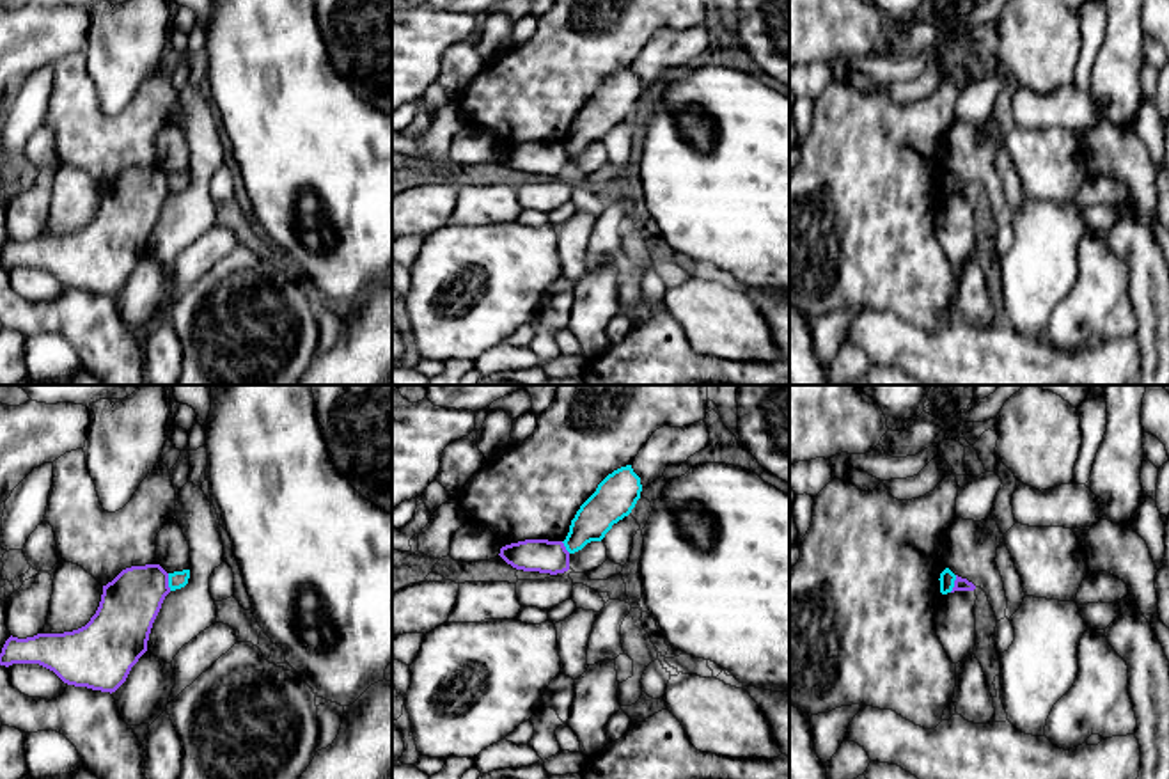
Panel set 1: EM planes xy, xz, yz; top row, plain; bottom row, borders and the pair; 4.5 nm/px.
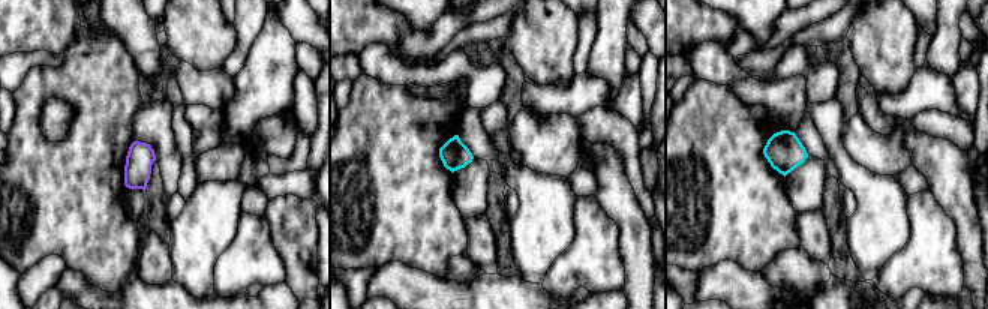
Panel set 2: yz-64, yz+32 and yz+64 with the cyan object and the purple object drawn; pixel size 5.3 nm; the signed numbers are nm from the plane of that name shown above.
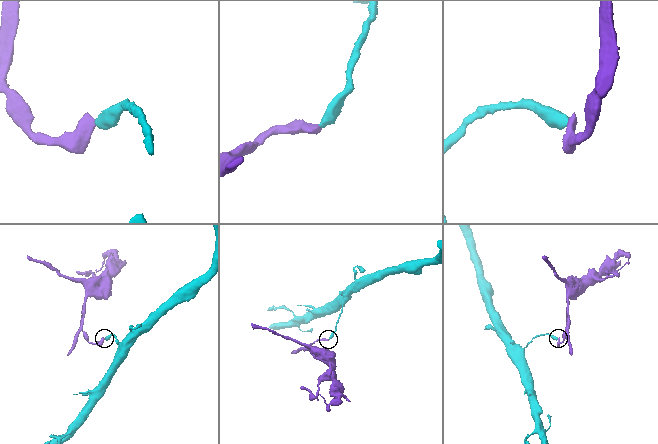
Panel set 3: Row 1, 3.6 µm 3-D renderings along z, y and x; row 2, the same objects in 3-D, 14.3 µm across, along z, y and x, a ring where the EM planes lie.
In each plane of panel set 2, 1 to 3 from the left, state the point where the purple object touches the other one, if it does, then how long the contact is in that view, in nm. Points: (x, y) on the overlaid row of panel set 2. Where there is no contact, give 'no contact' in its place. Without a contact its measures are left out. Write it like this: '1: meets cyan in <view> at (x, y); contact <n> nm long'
1: no contact
2: no contact
3: no contact

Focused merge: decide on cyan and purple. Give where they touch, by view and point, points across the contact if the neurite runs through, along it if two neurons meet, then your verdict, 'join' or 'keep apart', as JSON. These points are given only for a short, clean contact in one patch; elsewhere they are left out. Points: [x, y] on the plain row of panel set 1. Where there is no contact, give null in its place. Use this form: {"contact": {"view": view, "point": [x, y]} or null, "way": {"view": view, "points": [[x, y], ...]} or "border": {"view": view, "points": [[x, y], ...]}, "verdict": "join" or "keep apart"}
{"contact": {"view": "xy", "point": [169, 185]}, "border": {"view": "xy", "points": [[167, 176], [171, 192]]}, "verdict": "keep apart"}

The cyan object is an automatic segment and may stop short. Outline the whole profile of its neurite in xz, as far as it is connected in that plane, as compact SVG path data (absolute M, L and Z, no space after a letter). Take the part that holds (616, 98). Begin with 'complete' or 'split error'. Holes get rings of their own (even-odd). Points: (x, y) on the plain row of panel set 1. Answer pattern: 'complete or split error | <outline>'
complete | M632 67L608 76L571 122L569 135L562 144L566 153L575 156L591 144L601 144L614 126L632 115L640 94L640 80Z

